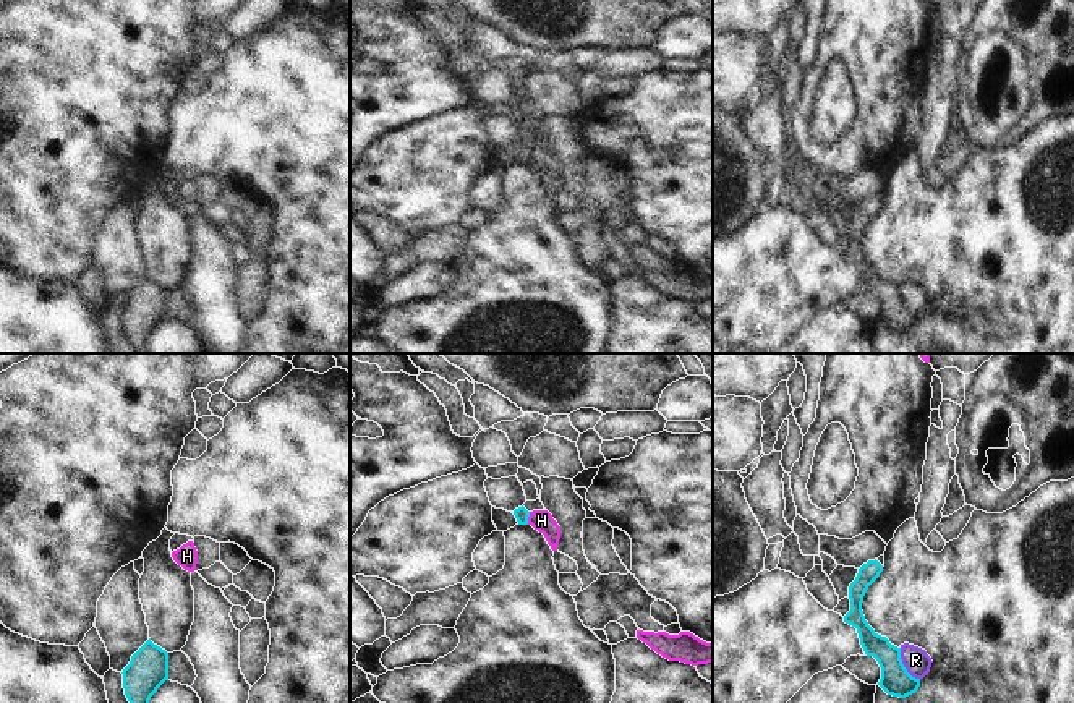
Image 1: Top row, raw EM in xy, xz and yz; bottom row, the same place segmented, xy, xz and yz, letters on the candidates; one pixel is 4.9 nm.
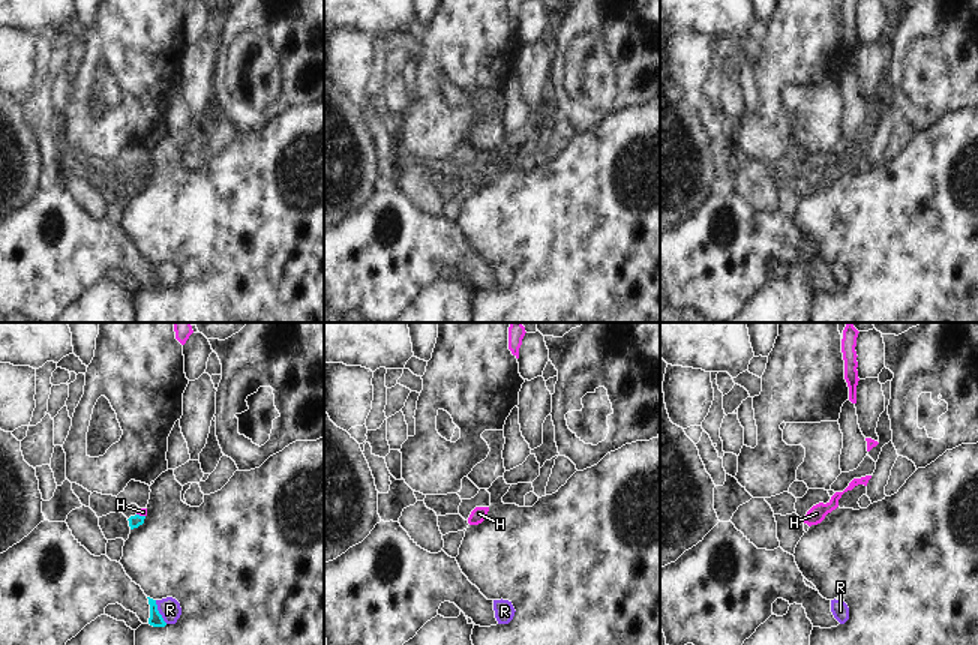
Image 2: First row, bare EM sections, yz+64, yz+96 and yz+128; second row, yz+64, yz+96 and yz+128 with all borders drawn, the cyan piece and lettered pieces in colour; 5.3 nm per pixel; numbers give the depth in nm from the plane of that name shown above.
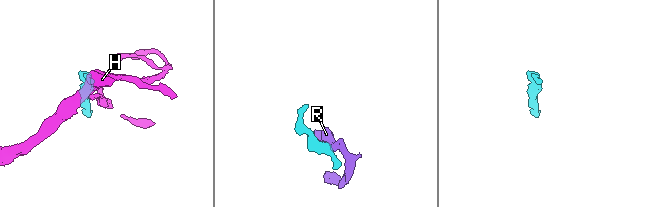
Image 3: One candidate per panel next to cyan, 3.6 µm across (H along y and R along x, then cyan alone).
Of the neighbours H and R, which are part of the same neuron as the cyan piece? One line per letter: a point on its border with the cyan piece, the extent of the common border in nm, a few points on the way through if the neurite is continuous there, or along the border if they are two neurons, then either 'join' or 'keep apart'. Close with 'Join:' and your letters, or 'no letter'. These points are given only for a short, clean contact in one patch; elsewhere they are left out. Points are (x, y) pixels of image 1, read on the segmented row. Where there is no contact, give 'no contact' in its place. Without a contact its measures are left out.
H: xz (527, 519) | 70 nm | across xz (522, 514), (527, 519), (541, 520) | join
R: yz (903, 666) | 190 nm | along yz (899, 648), (903, 666), (919, 679) | keep apart
Join: H

